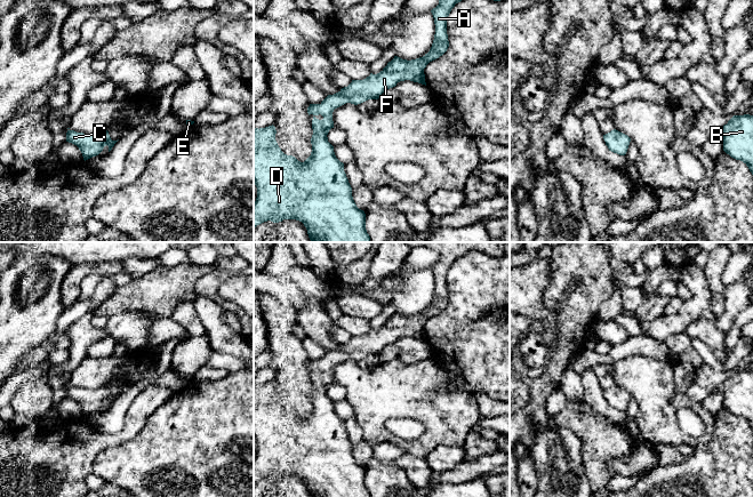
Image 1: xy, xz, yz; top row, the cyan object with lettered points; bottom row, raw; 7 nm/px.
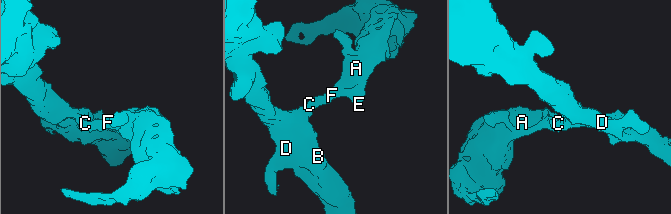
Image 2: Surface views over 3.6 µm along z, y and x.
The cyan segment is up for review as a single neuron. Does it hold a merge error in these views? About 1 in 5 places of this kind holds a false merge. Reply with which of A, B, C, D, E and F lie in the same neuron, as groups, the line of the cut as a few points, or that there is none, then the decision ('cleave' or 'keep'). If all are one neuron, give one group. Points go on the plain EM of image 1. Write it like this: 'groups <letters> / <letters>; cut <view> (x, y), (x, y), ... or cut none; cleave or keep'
groups A B C D E F; cut none; keep

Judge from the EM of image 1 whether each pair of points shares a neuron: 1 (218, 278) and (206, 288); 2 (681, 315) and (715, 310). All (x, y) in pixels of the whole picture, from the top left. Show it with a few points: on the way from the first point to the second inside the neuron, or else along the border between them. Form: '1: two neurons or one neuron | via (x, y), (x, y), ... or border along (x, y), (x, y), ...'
1: one neuron | via (215, 279), (209, 285)
2: two neurons | border along (706, 282), (710, 289), (710, 309)

